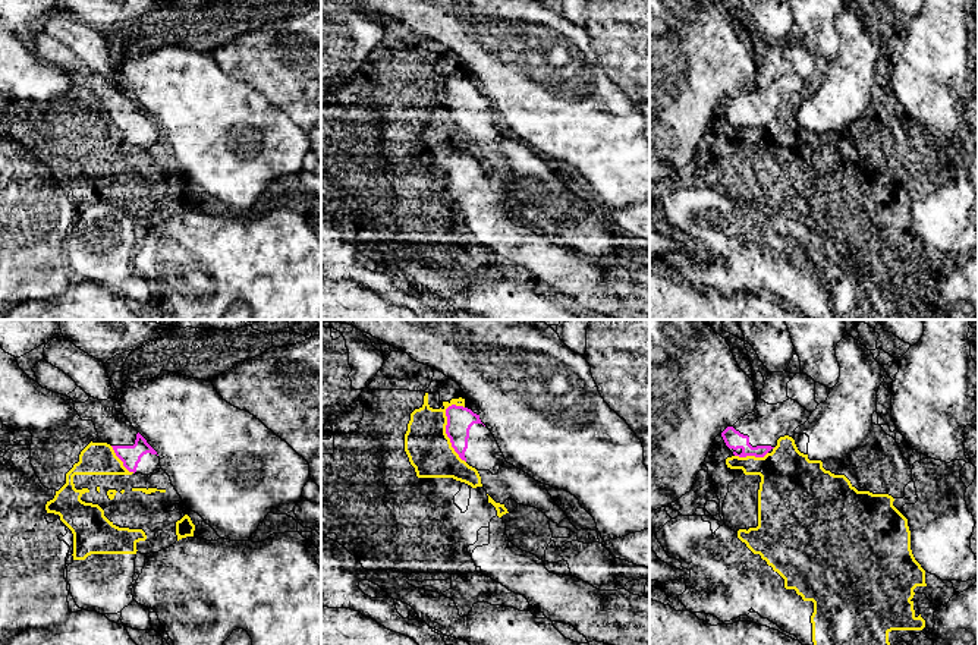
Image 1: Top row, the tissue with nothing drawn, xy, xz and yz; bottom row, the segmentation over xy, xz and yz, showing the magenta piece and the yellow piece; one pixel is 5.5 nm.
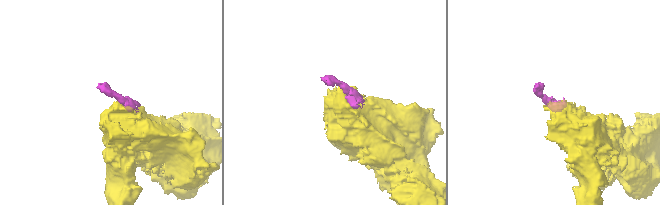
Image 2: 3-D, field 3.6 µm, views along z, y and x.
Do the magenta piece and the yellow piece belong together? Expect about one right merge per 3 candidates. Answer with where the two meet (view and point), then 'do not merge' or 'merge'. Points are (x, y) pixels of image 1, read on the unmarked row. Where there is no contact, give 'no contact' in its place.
xz (446, 104) | do not merge

